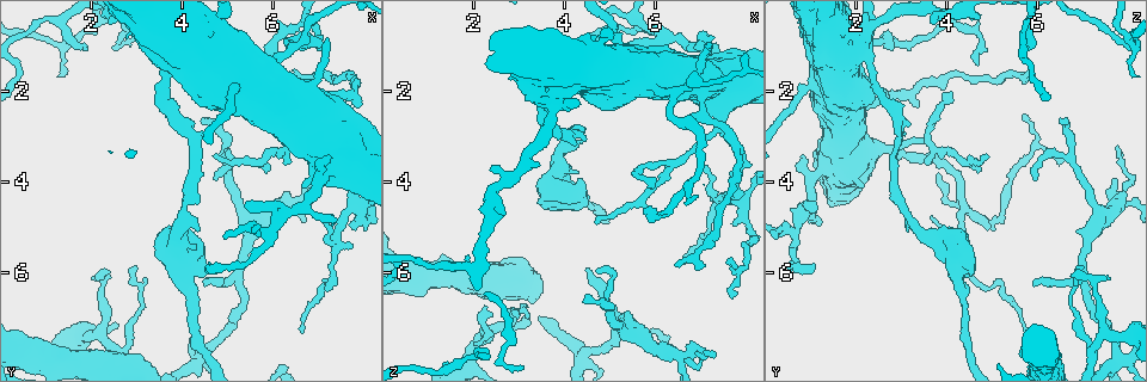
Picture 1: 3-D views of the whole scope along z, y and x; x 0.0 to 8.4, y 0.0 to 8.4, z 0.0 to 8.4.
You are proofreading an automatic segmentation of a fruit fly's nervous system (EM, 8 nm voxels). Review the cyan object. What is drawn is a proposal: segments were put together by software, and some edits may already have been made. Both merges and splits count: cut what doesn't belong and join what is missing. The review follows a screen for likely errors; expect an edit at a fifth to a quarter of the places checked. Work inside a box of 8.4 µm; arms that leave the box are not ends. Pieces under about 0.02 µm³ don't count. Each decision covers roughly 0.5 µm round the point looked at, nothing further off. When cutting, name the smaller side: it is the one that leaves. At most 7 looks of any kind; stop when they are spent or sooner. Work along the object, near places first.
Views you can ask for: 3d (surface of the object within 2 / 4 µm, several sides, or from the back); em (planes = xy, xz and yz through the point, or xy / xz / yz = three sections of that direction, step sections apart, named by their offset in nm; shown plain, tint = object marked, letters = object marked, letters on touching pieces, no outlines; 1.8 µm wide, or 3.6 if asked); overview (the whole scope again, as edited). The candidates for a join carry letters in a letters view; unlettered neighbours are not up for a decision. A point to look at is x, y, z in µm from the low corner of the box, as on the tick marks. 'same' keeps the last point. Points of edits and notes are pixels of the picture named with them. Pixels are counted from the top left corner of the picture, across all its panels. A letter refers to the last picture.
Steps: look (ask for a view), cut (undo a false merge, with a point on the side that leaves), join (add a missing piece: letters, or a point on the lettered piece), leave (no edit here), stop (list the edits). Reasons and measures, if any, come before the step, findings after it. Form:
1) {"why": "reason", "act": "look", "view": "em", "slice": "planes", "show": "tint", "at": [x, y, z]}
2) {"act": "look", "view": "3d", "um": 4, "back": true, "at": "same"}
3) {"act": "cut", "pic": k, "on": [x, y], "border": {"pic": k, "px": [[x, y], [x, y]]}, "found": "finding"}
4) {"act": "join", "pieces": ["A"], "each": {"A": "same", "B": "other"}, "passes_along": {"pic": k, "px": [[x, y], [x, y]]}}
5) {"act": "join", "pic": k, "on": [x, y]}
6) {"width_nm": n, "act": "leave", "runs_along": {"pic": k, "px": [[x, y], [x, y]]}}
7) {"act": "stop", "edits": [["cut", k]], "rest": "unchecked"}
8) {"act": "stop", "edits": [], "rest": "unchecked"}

{"why": "sudden change in width", "act": "look", "view": "3d", "um": 4, "at": [4.15, 6.25, 4.20]}

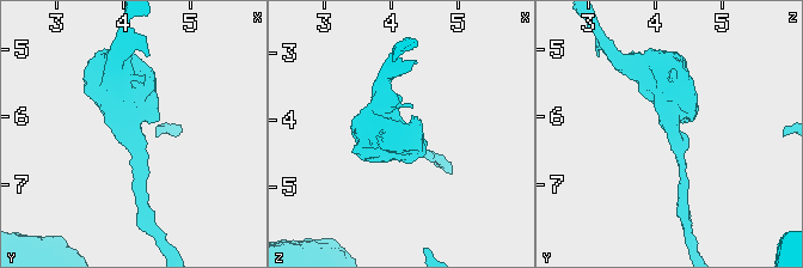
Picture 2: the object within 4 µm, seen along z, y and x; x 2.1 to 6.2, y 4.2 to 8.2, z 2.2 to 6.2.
{"why": "need the tissue", "act": "look", "view": "em", "um": 3.6, "slice": "xy", "step": 8, "show": "tint", "at": [4.05, 6.20, 4.30]}

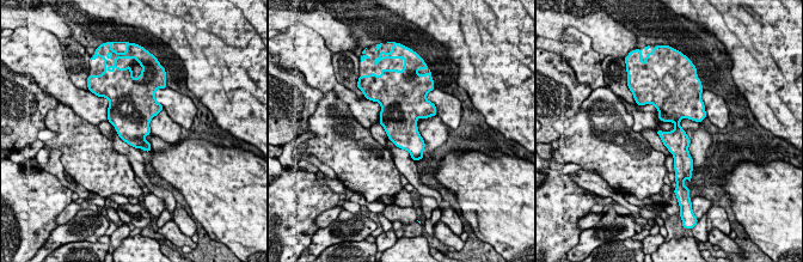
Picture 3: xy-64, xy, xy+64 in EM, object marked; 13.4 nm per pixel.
{"why": "cut it another way", "act": "look", "view": "em", "um": 3.6, "slice": "yz", "step": 4, "show": "letters", "at": "same"}

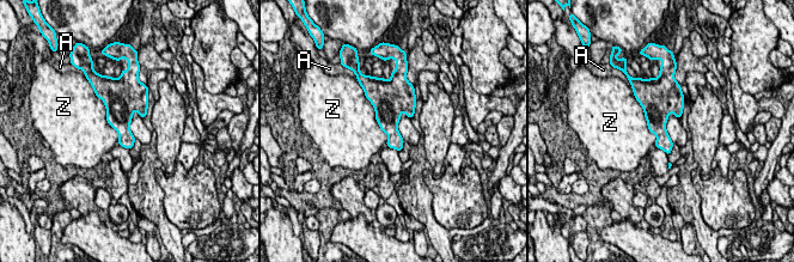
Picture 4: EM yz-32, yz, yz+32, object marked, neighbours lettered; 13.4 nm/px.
{"longest_contact_nm": ["Z", 700], "act": "leave", "each": {"A": "other", "Z": "other"}, "found": "continuous, no second neuron"}

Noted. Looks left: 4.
{"act": "look", "view": "em", "slice": "planes", "show": "tint", "at": [7.00, 0.95, 2.90]}

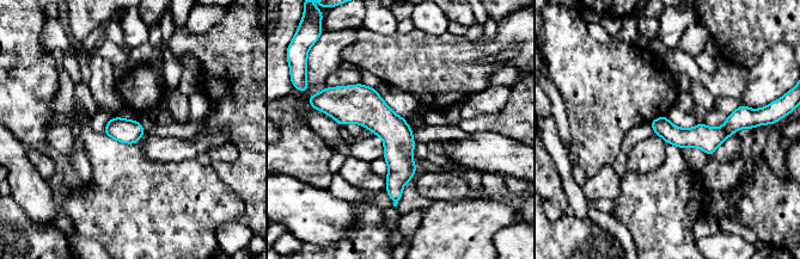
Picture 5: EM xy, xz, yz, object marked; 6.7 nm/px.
{"why": "what lies round it", "act": "look", "view": "em", "slice": "planes", "show": "letters", "at": "same"}

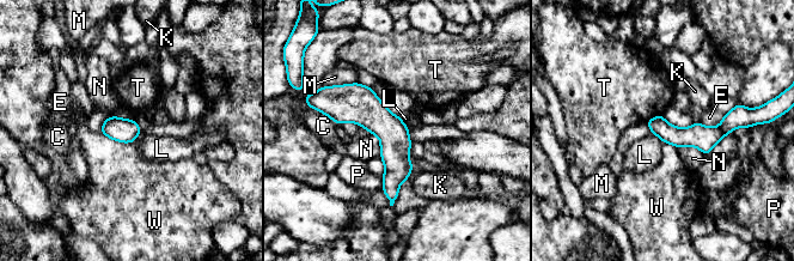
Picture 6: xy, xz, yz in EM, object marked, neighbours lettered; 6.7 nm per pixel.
{"longest_contact_nm": ["W", 220], "act": "leave", "each": {"C": "other", "E": "other", "K": "other", "L": "other", "M": "other", "N": "other", "P": "other", "T": "other", "W": "other"}, "runs_along": {"pic": 6, "px": [[330, 105], [392, 139], [392, 198]]}, "found": "one neuron here"}

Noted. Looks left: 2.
{"act": "stop", "edits": [], "rest": "unchecked"}

